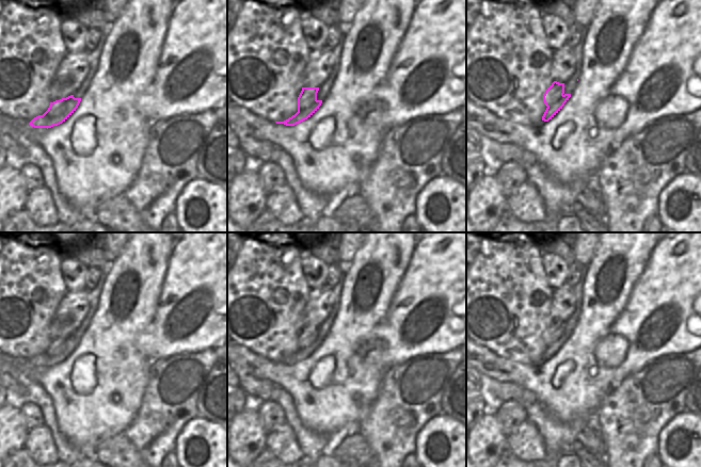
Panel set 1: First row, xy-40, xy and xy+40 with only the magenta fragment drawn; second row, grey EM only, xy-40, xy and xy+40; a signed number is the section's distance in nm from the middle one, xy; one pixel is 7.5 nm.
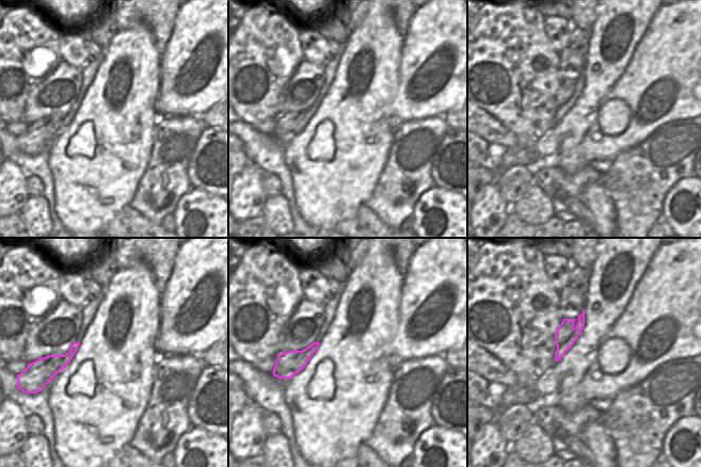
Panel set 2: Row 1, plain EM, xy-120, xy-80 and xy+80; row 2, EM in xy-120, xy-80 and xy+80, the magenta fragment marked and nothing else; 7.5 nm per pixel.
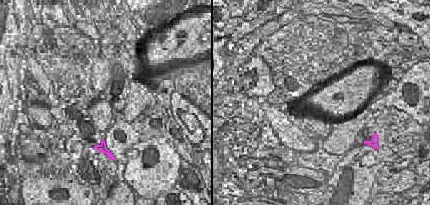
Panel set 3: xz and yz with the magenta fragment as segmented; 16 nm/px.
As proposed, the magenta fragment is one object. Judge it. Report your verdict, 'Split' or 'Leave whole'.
Leave whole

